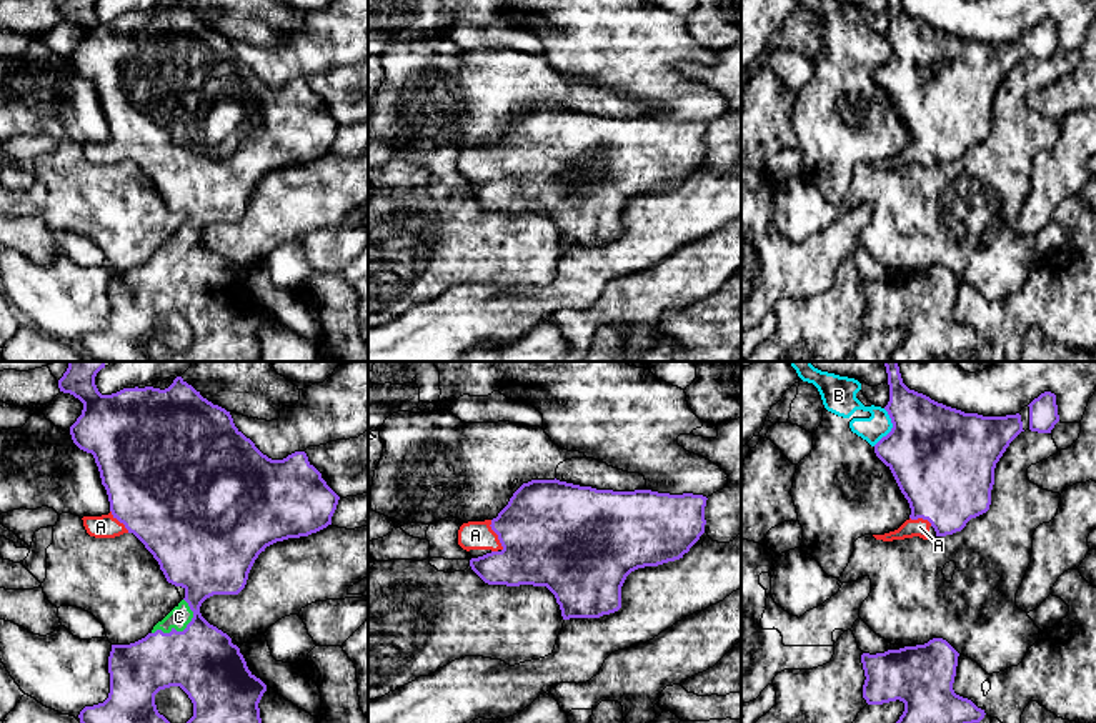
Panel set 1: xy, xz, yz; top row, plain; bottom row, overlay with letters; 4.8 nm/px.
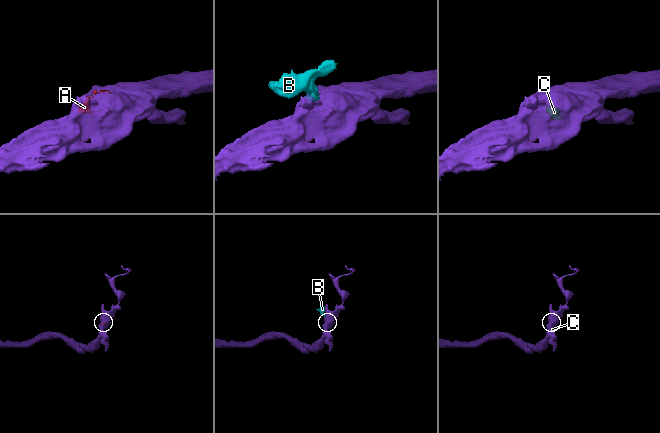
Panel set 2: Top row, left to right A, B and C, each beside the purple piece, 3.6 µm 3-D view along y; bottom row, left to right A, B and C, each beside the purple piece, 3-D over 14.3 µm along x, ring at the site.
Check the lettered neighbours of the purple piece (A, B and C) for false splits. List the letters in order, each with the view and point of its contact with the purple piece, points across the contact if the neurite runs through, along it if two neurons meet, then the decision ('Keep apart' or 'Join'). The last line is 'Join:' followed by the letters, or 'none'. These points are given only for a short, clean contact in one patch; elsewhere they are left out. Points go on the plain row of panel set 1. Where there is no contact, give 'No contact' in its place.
A: Touches purple at xz (497, 160). Join
B: Touches purple at yz (891, 55). Boundary: yz (885, 35), (891, 55), (873, 72). Keep apart
C: Touches purple at xy (180, 259). Path across: xy (202, 287), (184, 269), (180, 259), (179, 244). Join
Join: A, C

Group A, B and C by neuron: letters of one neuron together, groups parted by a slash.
A C / B

